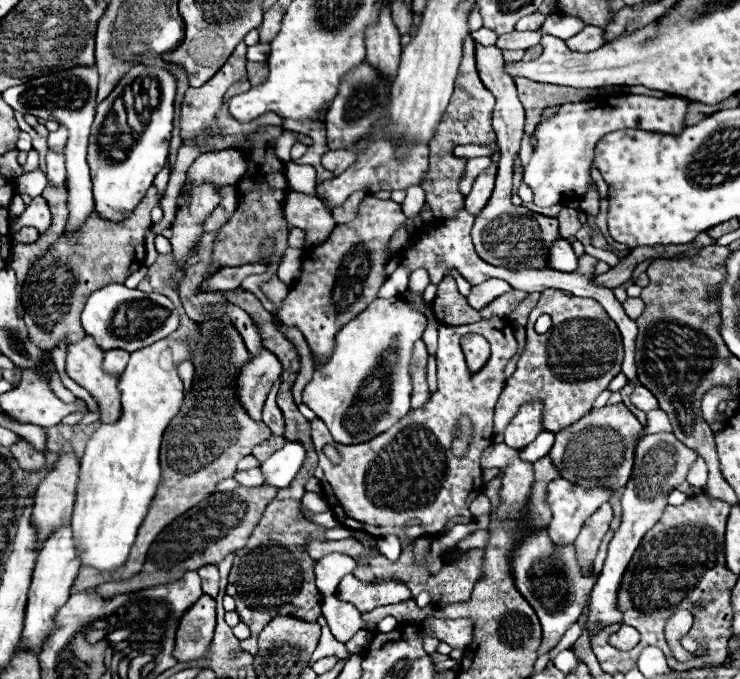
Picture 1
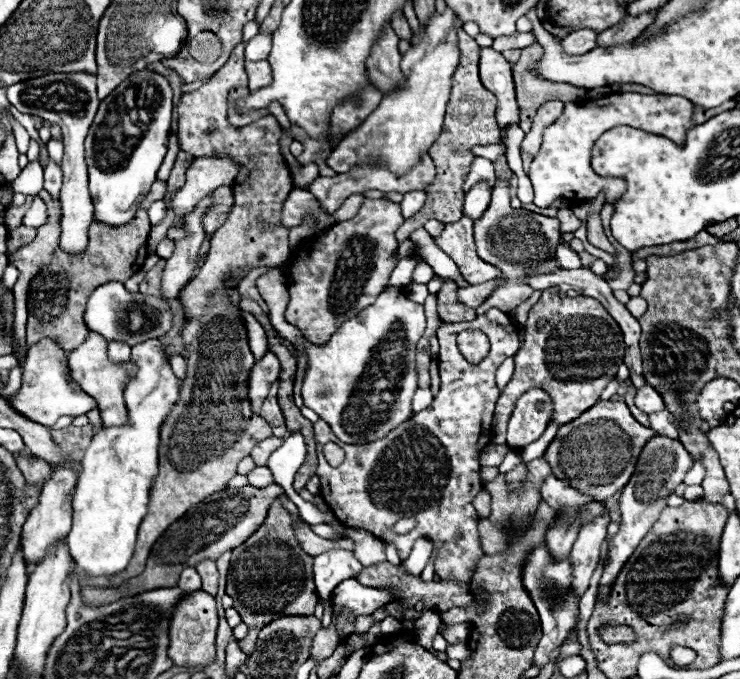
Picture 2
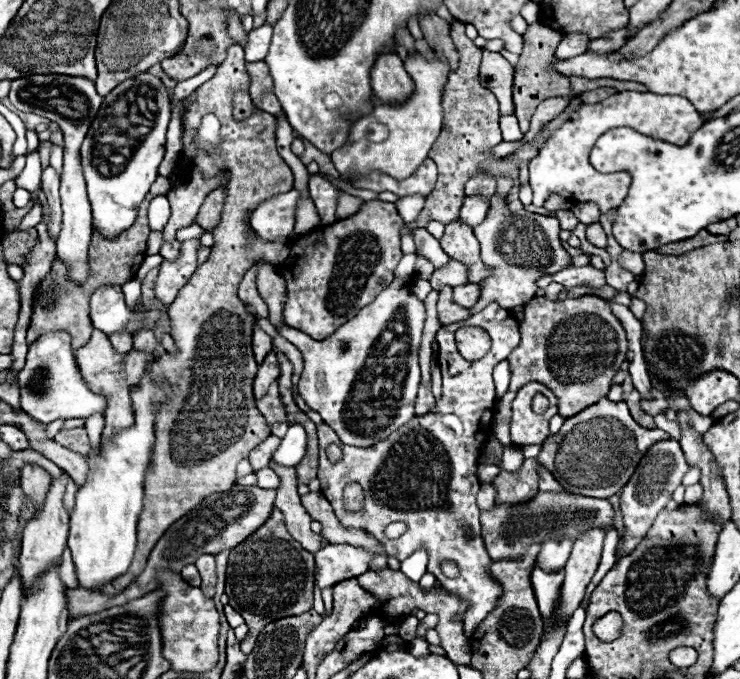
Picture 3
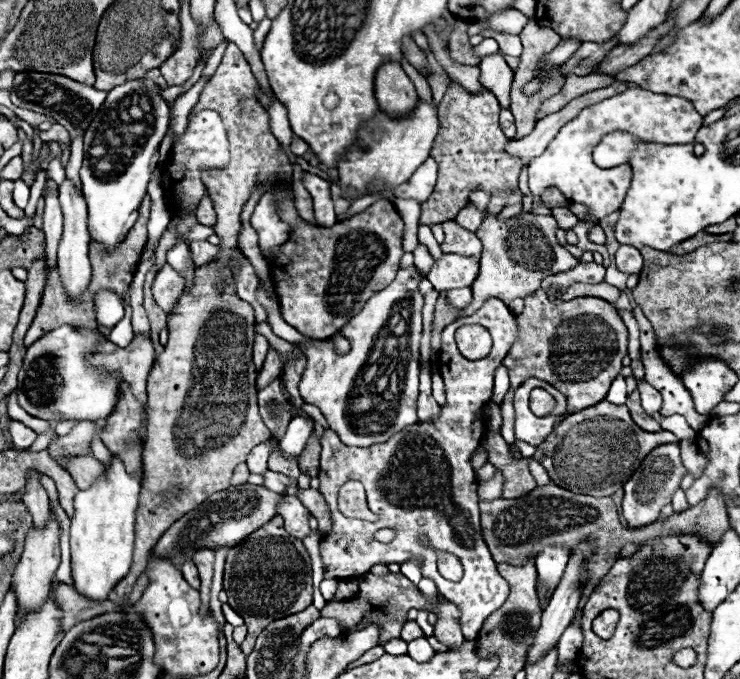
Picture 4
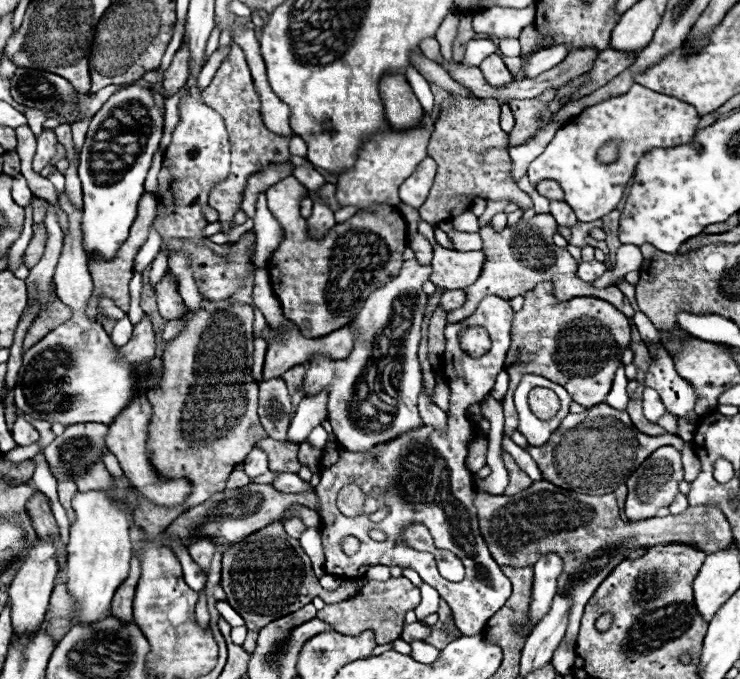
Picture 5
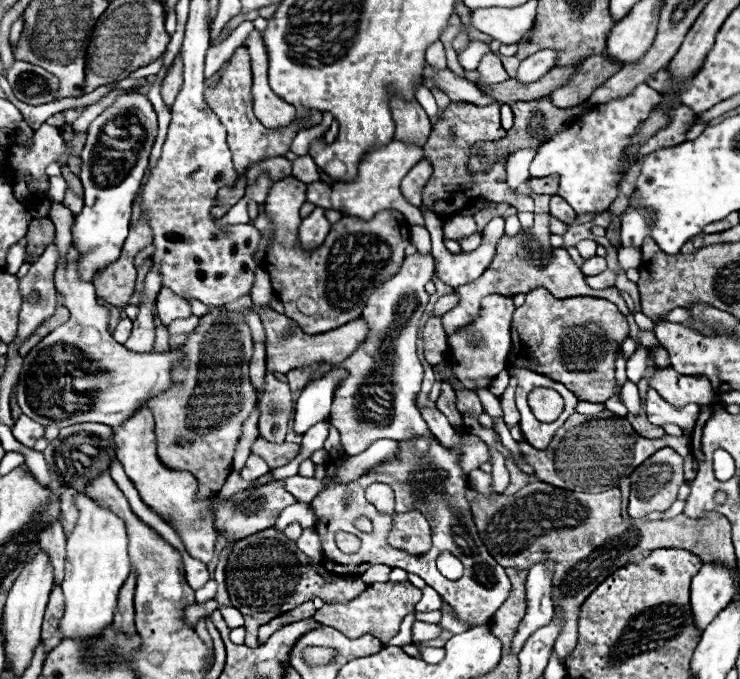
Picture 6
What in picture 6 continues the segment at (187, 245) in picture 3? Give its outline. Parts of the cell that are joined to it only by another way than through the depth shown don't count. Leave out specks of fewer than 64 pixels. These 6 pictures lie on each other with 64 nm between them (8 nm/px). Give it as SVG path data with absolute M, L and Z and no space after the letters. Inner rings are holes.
M166 286L160 288L160 292L158 292L158 304L156 306L158 306L158 316L160 316L160 320L164 324L170 324L176 318L188 318L188 316L192 316L190 304L182 296L178 296L172 290L168 290Z

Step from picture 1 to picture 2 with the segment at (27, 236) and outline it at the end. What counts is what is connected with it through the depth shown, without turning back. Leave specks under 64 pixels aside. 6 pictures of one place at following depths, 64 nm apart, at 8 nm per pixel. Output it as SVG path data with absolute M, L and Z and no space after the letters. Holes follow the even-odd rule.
M18 226L16 230L10 232L8 236L8 252L12 254L16 248L32 242L36 238L36 228L28 228L28 226Z

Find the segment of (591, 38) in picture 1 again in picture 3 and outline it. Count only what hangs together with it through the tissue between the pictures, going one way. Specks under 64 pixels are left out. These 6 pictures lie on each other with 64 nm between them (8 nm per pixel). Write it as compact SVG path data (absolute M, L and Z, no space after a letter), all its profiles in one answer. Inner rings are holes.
M582 32L566 34L562 38L562 42L558 44L558 48L556 48L556 58L566 60L566 58L572 58L572 56L584 54L588 50L588 44L590 44L590 38L586 34L582 34Z

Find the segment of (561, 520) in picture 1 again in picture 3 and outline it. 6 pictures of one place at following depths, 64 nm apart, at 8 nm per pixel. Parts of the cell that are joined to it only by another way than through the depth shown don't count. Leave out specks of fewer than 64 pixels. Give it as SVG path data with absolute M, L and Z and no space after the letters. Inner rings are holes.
M540 468L540 492L568 492L568 490L564 490L560 484L556 484L554 476L548 470ZM550 538L550 540L544 540L542 544L542 550L538 554L538 562L544 570L562 570L568 556L570 556L570 550L572 550L572 544L574 540L572 538Z

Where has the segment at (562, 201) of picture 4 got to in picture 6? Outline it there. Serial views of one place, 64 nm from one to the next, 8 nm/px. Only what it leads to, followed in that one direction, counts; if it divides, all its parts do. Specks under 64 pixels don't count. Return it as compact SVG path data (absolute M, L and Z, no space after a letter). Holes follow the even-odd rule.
M546 176L546 178L530 178L528 180L532 190L536 194L548 194L548 196L556 196L558 192L558 180L556 176Z

